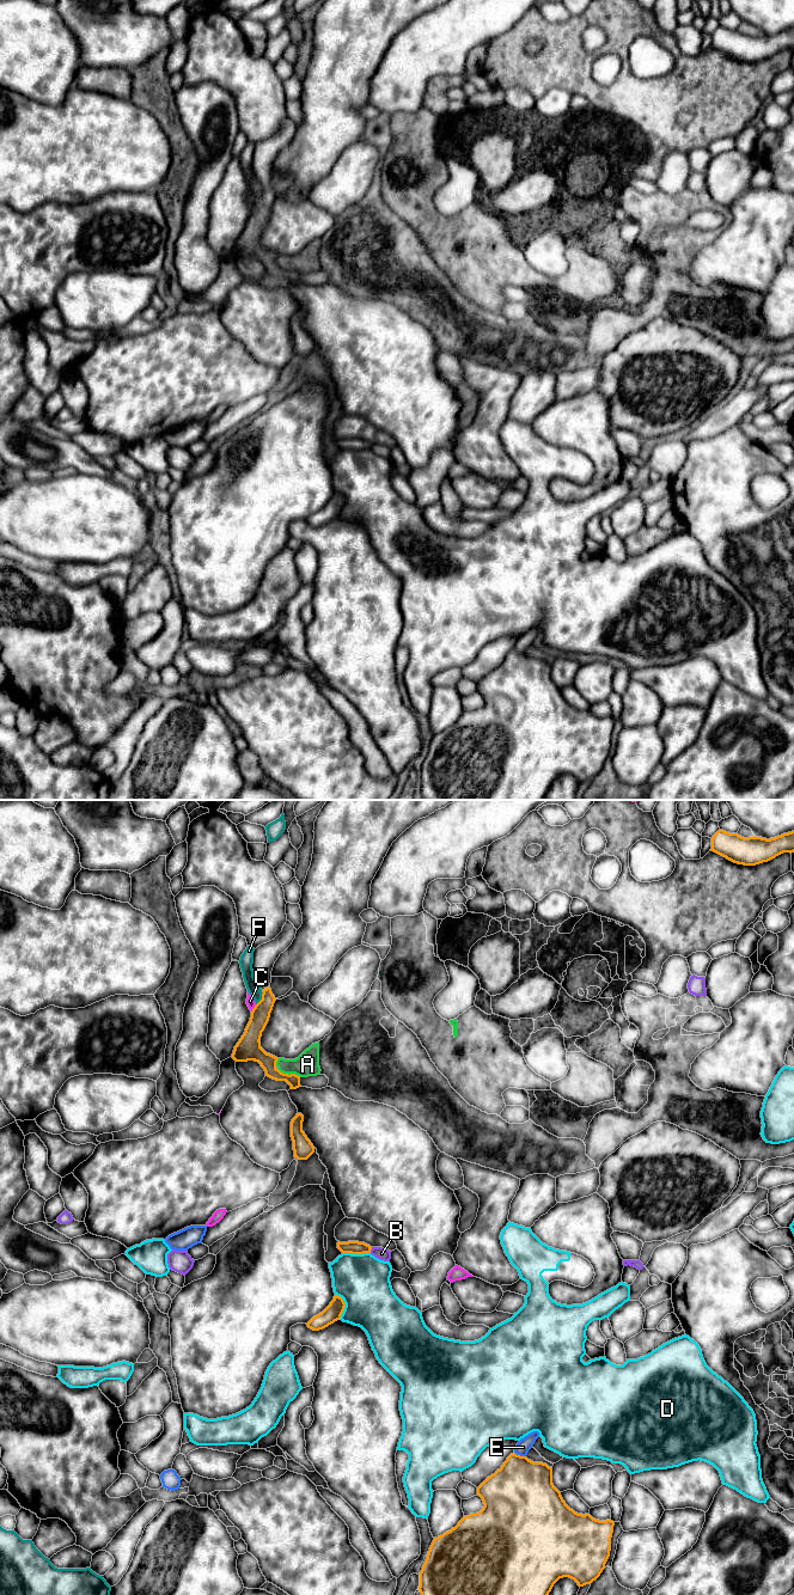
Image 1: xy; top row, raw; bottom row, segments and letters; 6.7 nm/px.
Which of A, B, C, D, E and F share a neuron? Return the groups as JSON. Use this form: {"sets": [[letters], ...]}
{"sets": [["A"], ["B"], ["C"], ["D"], ["E"], ["F"]]}

